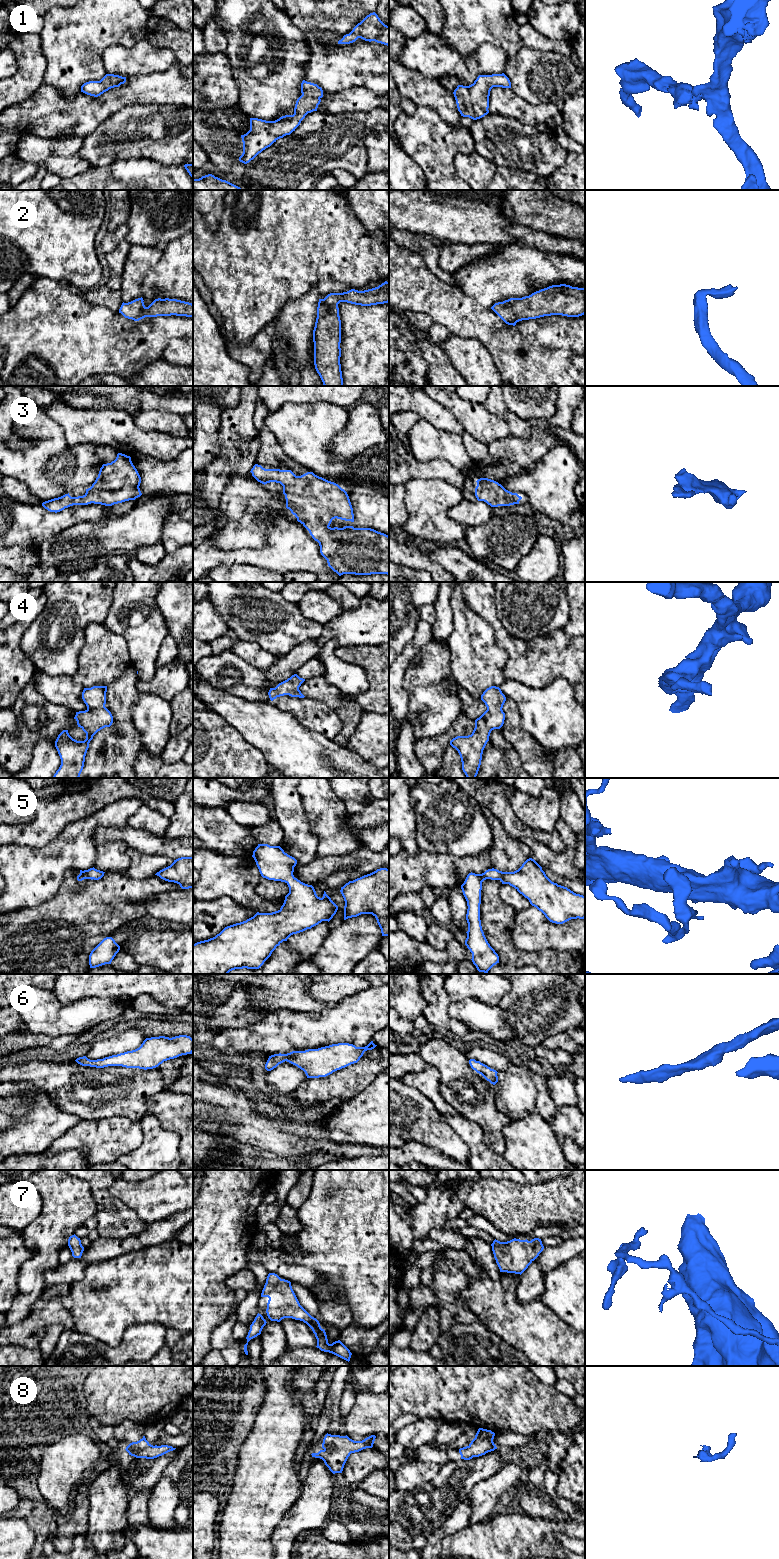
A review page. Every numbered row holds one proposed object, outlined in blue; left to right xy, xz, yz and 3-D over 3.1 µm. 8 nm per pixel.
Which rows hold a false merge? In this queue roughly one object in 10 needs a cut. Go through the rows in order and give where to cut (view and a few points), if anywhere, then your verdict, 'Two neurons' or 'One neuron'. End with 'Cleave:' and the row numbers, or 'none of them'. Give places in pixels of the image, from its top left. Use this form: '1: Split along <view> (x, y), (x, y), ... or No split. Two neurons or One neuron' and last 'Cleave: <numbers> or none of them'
1: No split. One neuron
2: No split. One neuron
3: No split. One neuron
4: No split. One neuron
5: No split. One neuron
6: No split. One neuron
7: No split. One neuron
8: No split. One neuron
Cleave: none of them

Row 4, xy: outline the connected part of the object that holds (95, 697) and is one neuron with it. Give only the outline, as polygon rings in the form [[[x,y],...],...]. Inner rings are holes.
[[[107,686],[84,688],[82,699],[87,706],[85,711],[76,712],[74,719],[86,733],[84,741],[73,739],[68,730],[63,730],[55,741],[61,765],[53,778],[79,778],[84,767],[85,756],[93,736],[113,723],[111,712],[105,707]]]

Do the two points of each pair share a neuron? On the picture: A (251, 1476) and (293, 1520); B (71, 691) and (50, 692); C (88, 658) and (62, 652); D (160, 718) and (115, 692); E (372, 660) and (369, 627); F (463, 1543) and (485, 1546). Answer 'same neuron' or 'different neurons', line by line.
A: different neurons
B: same neuron
C: different neurons
D: different neurons
E: different neurons
F: same neuron

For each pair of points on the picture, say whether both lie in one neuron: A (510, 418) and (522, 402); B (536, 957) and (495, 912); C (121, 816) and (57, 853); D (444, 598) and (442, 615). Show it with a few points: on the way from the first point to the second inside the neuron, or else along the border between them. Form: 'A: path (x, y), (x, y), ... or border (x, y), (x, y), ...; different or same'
A: border (502, 396), (509, 409), (521, 418), (531, 420); different
B: path (520, 957), (500, 939), (497, 928); same
C: path (105, 817), (91, 822), (73, 840); same
D: path (443, 602), (443, 611); same

